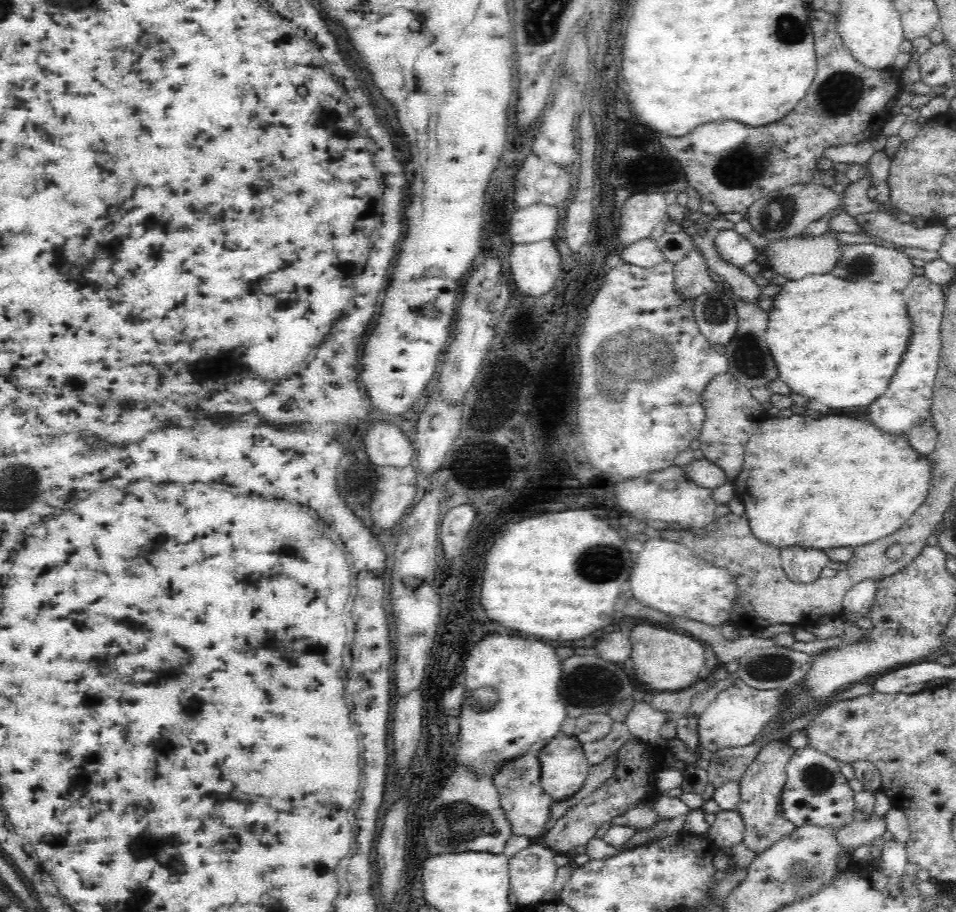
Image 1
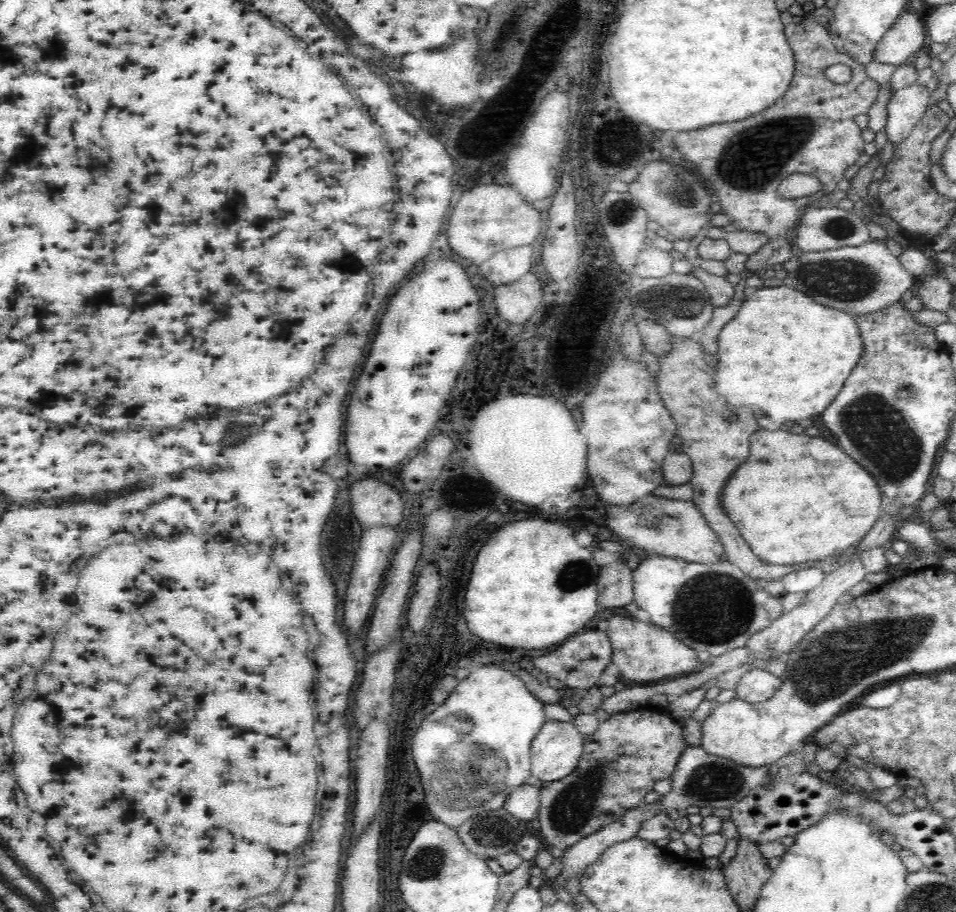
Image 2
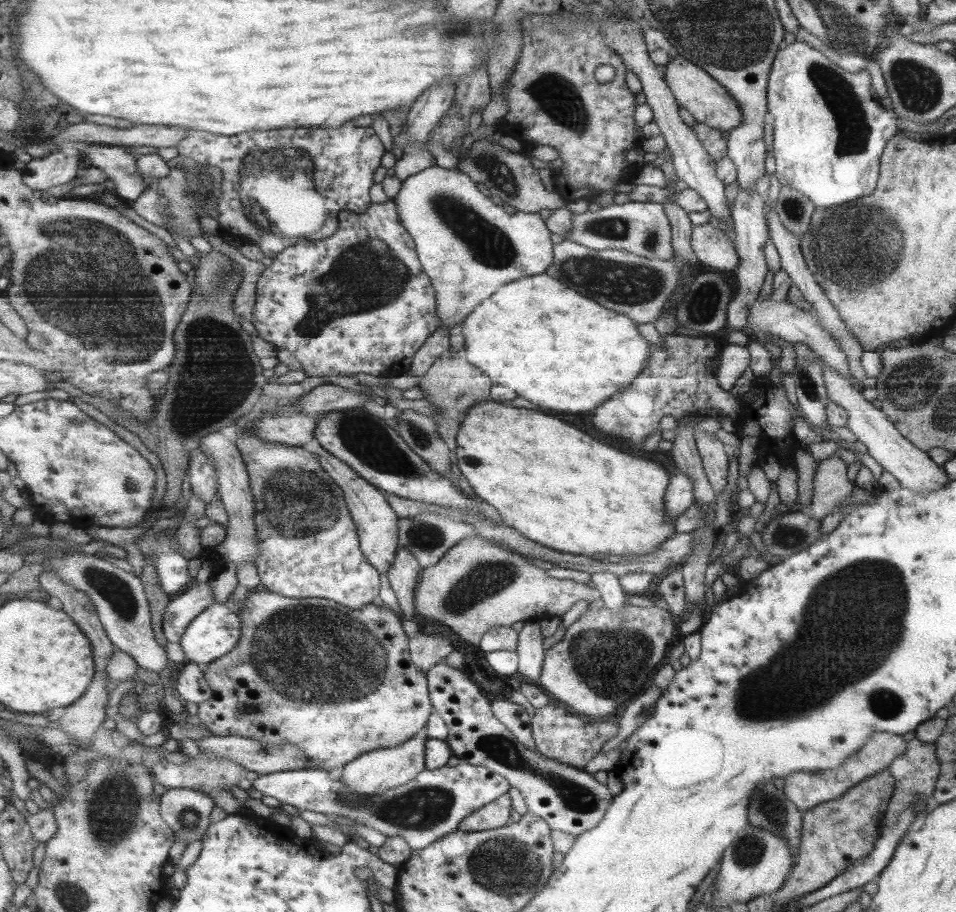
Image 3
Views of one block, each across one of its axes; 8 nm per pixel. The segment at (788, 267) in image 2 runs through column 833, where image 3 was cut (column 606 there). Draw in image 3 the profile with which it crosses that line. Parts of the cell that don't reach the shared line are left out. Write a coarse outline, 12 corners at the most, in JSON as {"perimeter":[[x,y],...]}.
{"perimeter":[[555,244],[545,273],[637,324],[680,281],[672,259]]}

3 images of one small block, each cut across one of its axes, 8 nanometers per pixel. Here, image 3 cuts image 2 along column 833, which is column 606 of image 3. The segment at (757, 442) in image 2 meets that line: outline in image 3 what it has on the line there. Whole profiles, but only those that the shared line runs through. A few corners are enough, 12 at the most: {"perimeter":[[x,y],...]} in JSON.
{"perimeter":[[489,400],[454,457],[505,524],[559,552],[643,556],[670,473]]}

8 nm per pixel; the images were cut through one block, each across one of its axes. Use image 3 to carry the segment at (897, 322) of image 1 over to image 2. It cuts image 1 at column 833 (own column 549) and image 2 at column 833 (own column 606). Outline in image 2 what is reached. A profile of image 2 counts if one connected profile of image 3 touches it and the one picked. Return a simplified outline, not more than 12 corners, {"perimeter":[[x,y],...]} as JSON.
{"perimeter":[[757,288],[717,334],[715,392],[792,422],[862,354],[852,312]]}

